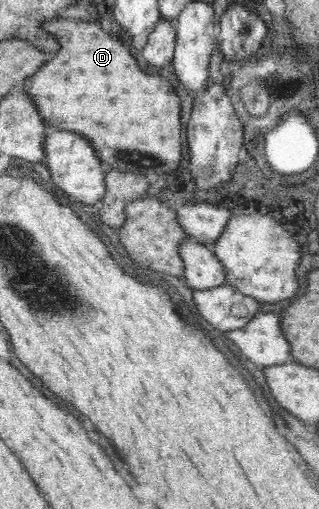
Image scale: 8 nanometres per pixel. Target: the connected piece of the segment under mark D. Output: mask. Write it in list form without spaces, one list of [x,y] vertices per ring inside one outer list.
[[[59,19],[45,21],[43,25],[61,43],[62,50],[57,61],[45,63],[33,77],[25,79],[25,91],[29,92],[30,99],[46,124],[51,129],[67,130],[85,136],[97,149],[97,156],[106,168],[143,176],[179,170],[185,157],[185,139],[181,123],[183,103],[177,94],[175,83],[157,71],[149,73],[143,70],[123,37],[117,32],[105,31],[94,20]]]

